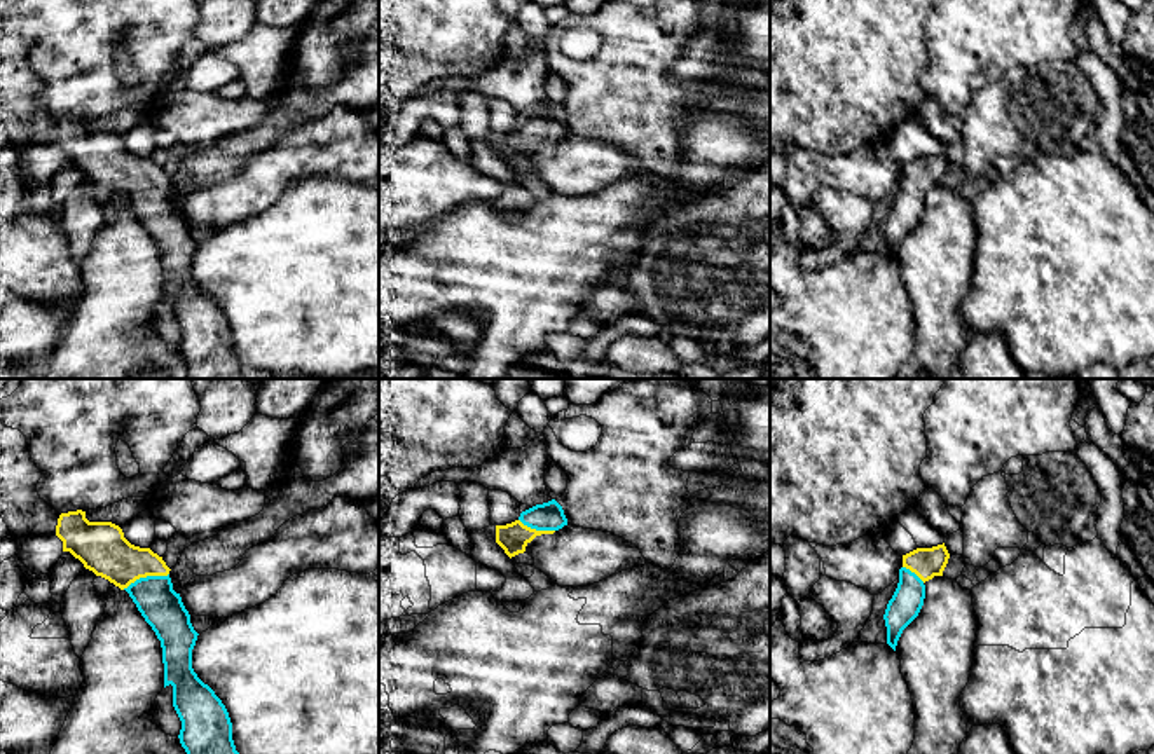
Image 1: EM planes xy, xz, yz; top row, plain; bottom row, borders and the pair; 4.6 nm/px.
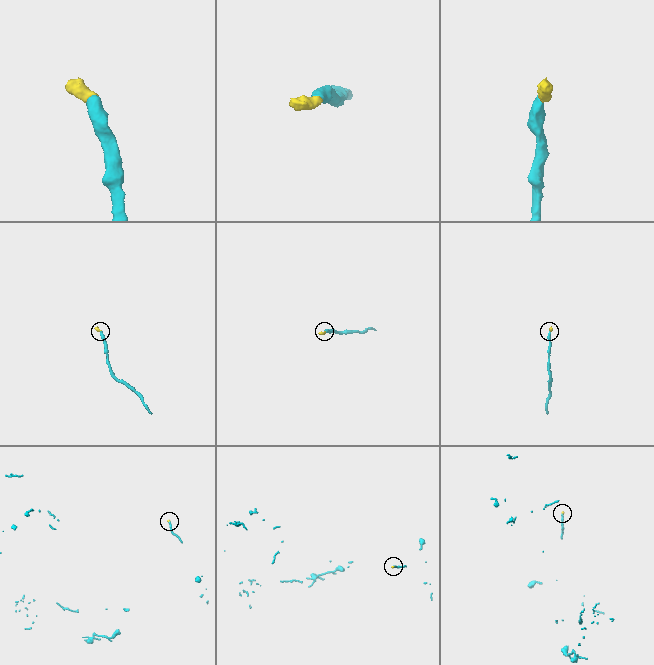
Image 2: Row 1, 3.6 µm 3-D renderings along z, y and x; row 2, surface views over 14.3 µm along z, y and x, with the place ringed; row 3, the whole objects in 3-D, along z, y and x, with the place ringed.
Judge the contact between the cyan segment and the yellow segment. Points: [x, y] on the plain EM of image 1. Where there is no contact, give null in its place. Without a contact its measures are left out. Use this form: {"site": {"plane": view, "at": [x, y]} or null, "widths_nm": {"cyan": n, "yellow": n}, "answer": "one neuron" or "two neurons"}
{"site": {"plane": "xy", "at": [147, 185]}, "widths_nm": {"cyan": 190, "yellow": 220}, "answer": "one neuron"}

